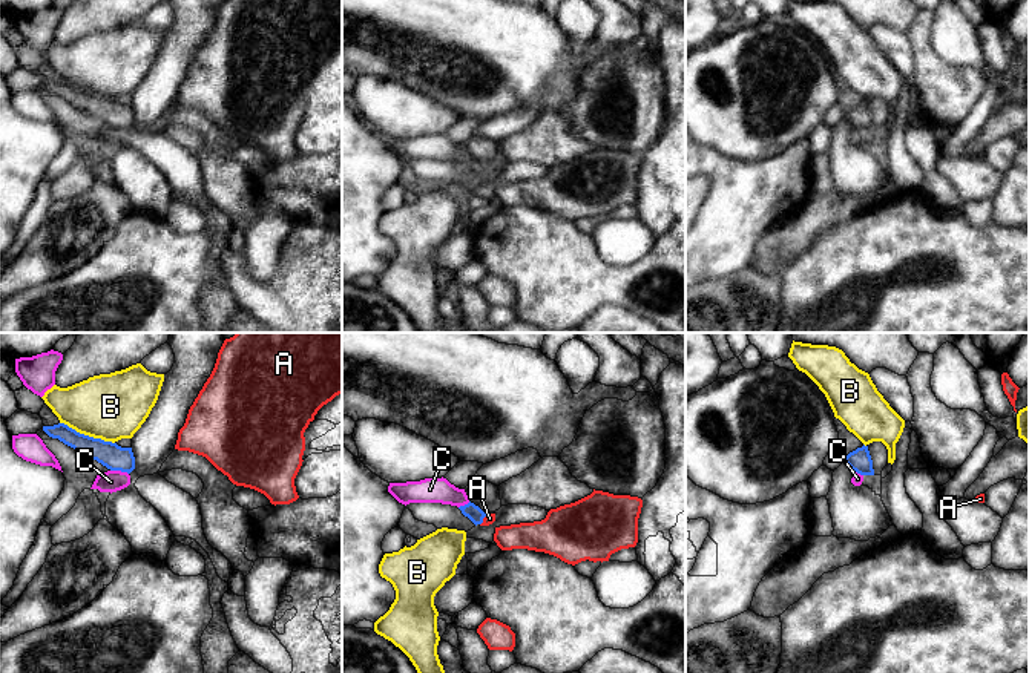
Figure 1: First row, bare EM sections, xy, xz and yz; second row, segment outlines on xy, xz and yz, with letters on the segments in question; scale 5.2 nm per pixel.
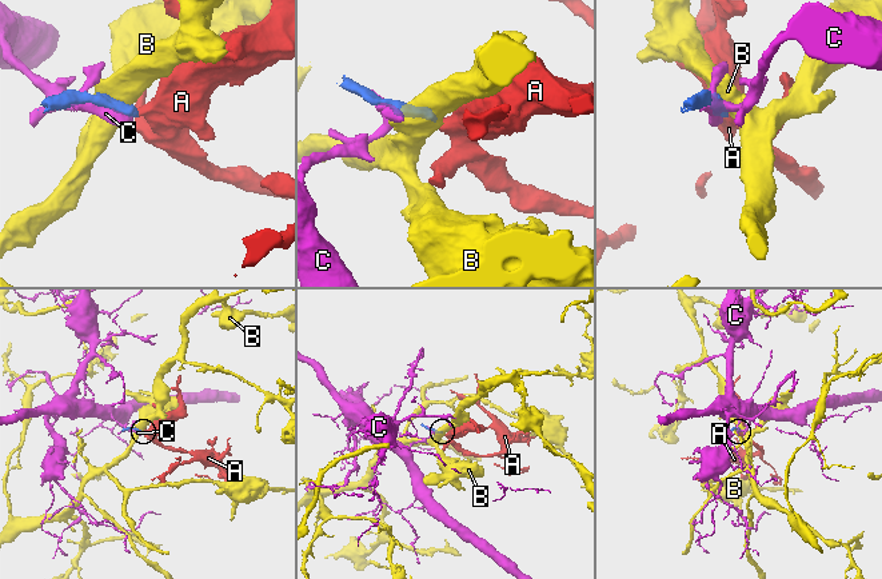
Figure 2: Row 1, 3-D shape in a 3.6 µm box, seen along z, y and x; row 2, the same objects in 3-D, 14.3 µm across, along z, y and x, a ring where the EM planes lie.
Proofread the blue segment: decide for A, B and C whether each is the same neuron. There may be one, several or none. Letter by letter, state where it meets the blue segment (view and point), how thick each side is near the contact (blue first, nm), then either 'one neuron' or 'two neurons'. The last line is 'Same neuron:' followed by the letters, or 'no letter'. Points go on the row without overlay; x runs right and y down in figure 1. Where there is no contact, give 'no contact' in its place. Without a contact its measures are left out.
A: contact xz (483, 173); calibres 80 and 60 nm; one neuron
B: contact xy (88, 92); calibres 140 and 360 nm; two neurons
C: contact xy (120, 126); calibres 140 and 110 nm; two neurons
Same neuron: A

